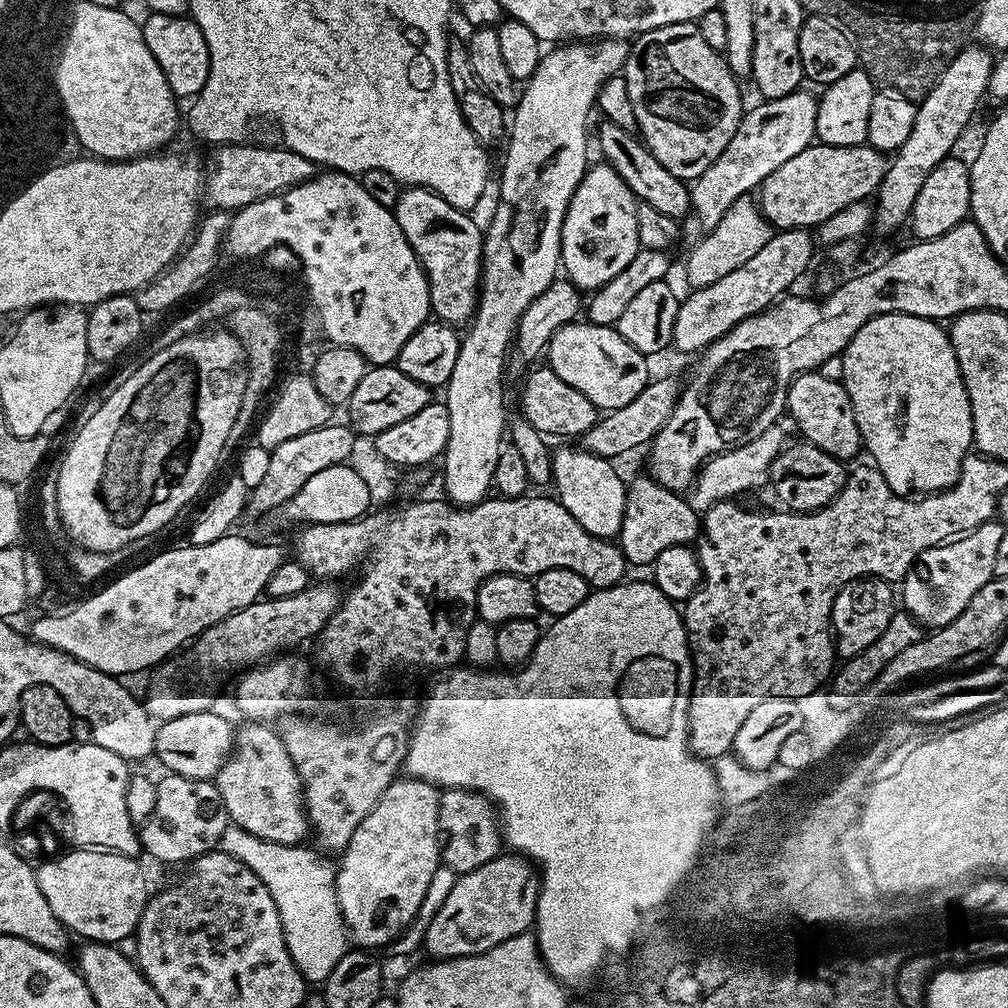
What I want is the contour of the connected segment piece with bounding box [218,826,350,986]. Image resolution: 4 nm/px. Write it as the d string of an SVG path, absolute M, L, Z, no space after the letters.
M235 826L224 831L218 848L238 858L238 862L250 866L250 870L262 878L266 890L270 890L270 898L274 898L274 906L278 906L286 946L294 966L298 966L305 981L312 983L313 980L316 986L323 985L330 970L338 966L350 948L348 929L344 926L336 897L336 868L333 861L331 864L323 860L328 858L310 852L306 846L266 842Z

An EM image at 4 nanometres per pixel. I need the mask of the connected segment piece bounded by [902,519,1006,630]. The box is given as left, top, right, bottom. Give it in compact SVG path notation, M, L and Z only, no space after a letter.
M991 519L965 536L957 536L947 544L927 548L918 554L912 569L904 575L902 581L903 611L910 613L917 624L928 630L954 622L954 618L966 610L970 598L974 598L974 594L978 594L978 590L982 590L982 586L994 578L994 557L1005 531L1003 523Z

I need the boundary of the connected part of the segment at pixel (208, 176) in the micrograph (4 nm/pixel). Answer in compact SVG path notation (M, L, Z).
M253 142L222 144L211 149L203 165L202 200L212 210L235 210L250 202L285 192L317 175L318 165L289 148L259 148Z

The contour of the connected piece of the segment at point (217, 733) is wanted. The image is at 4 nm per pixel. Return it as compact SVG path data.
M216 711L182 714L182 718L170 718L157 727L154 756L168 767L165 769L171 775L215 781L218 770L222 770L236 742L234 724Z

